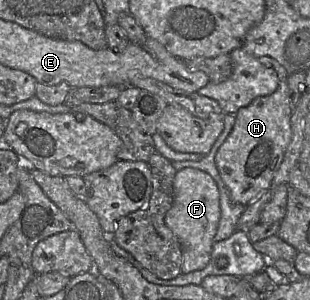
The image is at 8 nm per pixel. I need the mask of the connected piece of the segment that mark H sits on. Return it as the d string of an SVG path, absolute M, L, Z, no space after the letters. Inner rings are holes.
M283 80L274 93L255 98L235 114L233 129L215 155L217 169L234 202L246 206L271 187L272 180L291 141L291 116L293 111L294 109L292 109L290 103L289 86L287 80Z

